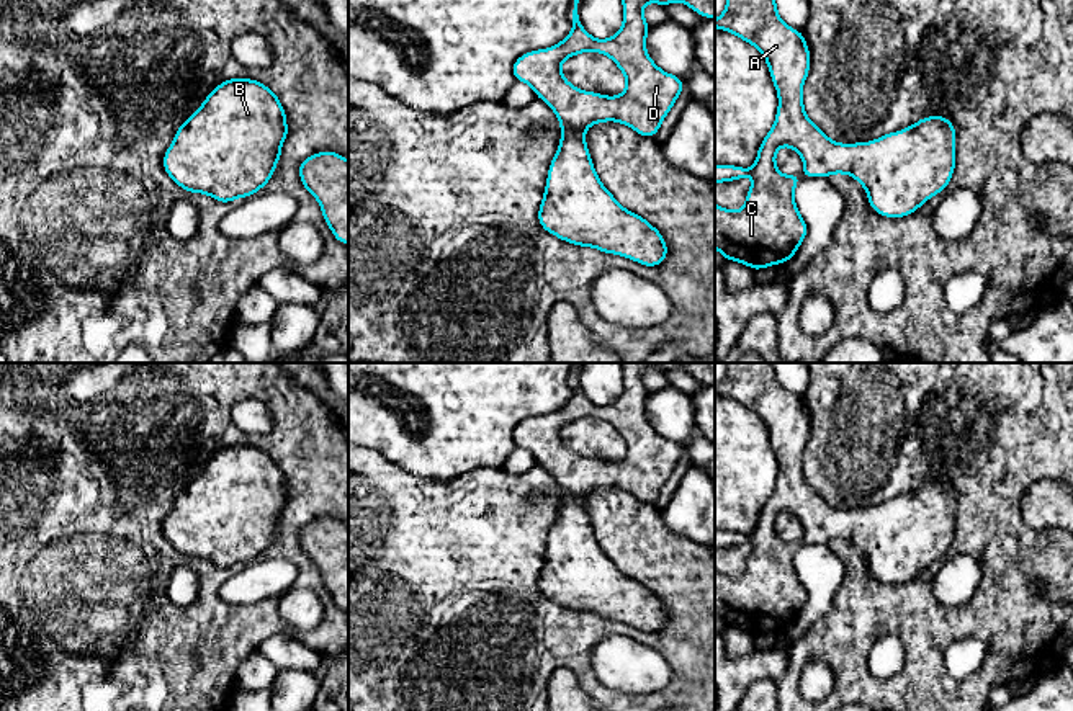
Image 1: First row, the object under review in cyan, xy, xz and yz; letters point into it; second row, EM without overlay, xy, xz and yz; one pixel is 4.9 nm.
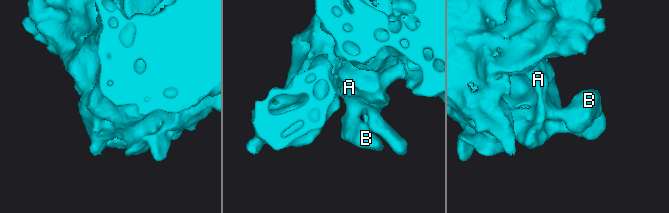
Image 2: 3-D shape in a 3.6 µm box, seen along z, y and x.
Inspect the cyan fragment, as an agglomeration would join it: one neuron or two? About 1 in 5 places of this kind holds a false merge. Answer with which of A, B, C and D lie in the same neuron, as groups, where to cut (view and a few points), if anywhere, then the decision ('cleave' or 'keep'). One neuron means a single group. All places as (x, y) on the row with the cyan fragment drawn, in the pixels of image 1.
A B C D | no cut | keep

